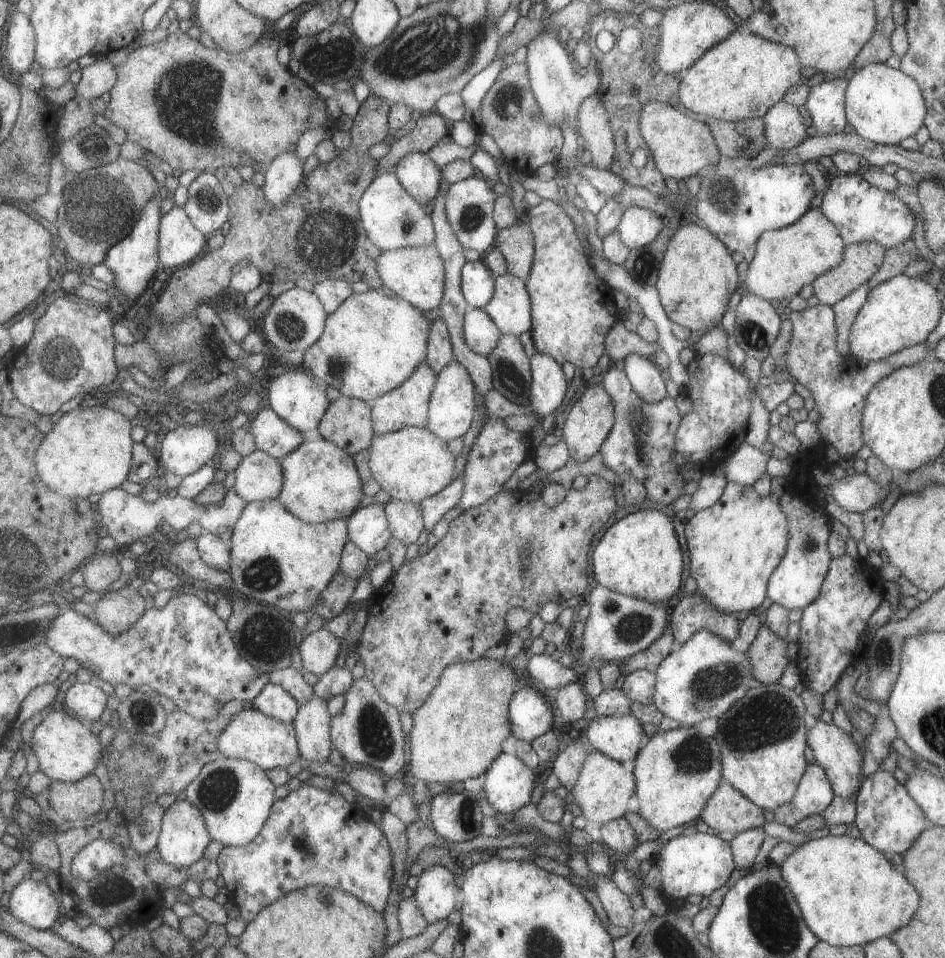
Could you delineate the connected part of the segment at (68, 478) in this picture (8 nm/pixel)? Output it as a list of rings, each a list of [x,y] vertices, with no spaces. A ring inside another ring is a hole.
[[[104,405],[77,407],[65,413],[53,430],[45,433],[43,445],[39,446],[35,456],[43,482],[60,495],[85,499],[122,487],[128,480],[133,463],[133,448],[136,444],[133,430],[132,420]]]

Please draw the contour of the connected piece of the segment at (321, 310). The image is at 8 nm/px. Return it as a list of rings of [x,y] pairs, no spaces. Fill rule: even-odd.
[[[293,287],[273,300],[268,312],[262,317],[262,328],[269,340],[269,346],[278,351],[306,351],[322,336],[326,329],[328,312],[317,293]]]

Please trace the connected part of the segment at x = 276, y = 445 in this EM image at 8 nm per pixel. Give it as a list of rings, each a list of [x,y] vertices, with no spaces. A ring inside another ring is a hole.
[[[271,406],[260,409],[252,421],[251,430],[255,433],[258,448],[278,459],[289,456],[306,441],[302,432],[291,426],[284,418],[281,418]]]

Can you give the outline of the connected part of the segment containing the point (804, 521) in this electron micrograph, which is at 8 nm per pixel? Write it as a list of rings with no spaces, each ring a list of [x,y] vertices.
[[[787,487],[777,500],[788,520],[788,541],[784,557],[767,581],[766,596],[787,610],[804,609],[817,598],[832,559],[826,545],[830,533],[828,519],[826,515],[811,510],[802,491],[794,492]]]

